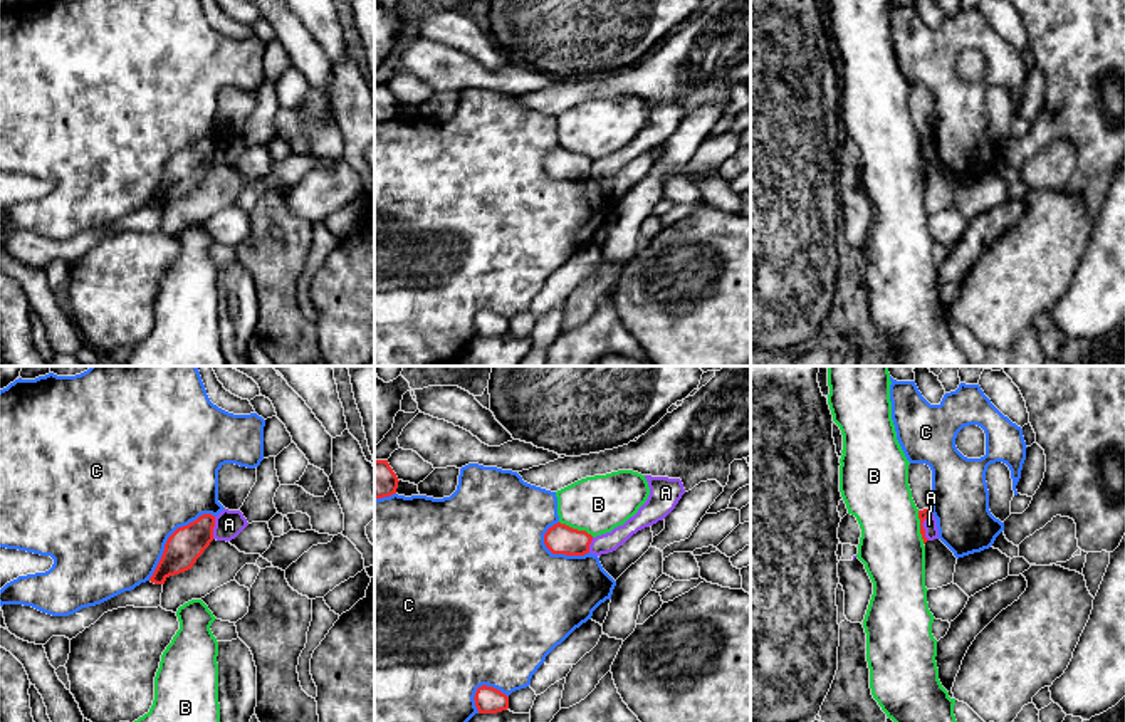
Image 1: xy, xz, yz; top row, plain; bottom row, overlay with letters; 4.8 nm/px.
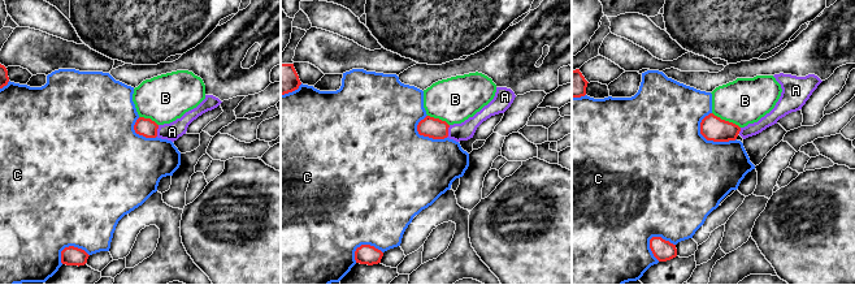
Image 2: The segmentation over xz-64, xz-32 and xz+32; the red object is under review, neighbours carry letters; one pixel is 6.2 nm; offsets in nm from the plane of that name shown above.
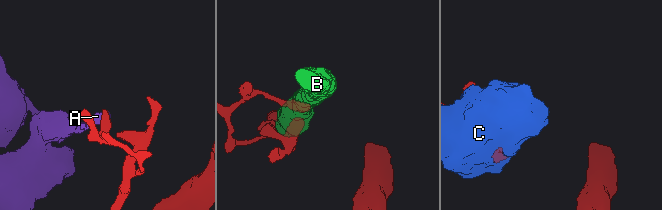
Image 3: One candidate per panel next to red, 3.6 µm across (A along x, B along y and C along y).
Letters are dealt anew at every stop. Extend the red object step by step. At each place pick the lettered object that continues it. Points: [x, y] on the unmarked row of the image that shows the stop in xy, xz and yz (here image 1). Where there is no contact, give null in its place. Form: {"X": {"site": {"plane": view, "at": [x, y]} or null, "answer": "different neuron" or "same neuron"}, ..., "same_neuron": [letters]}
{"A": {"site": {"plane": "yz", "at": [922, 150]}, "answer": "different neuron"}, "B": {"site": {"plane": "xz", "at": [576, 153]}, "answer": "different neuron"}, "C": {"site": {"plane": "xy", "at": [170, 160]}, "answer": "different neuron"}, "same_neuron": []}

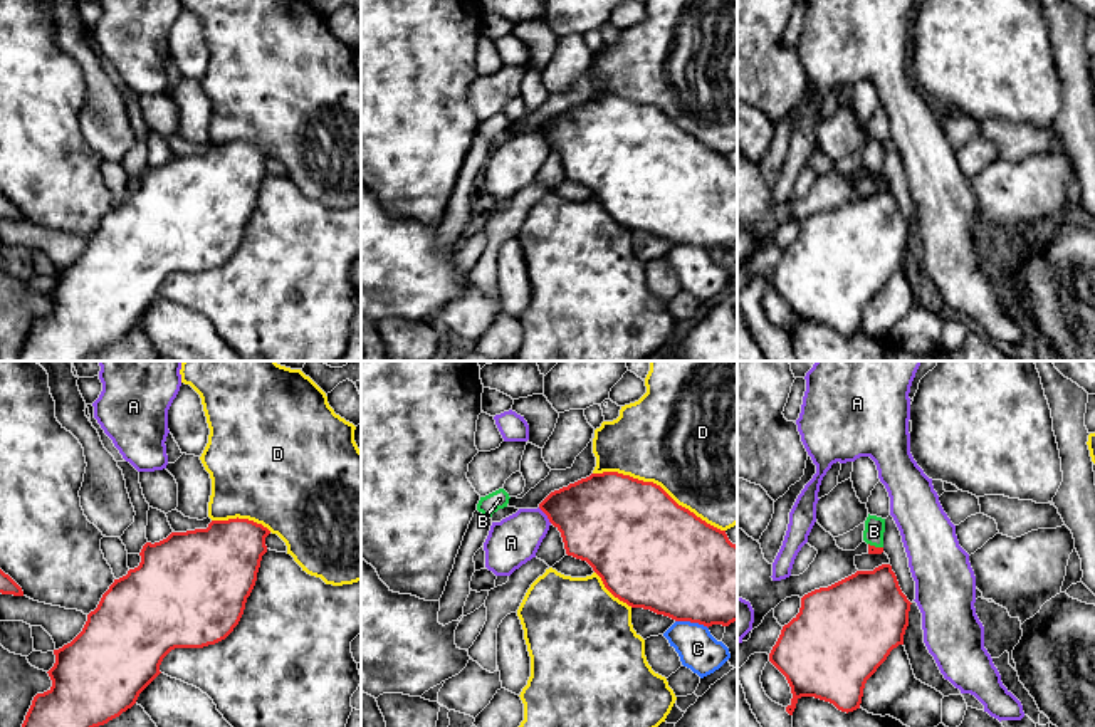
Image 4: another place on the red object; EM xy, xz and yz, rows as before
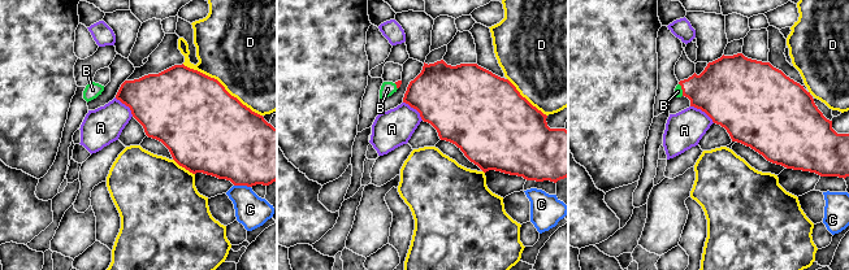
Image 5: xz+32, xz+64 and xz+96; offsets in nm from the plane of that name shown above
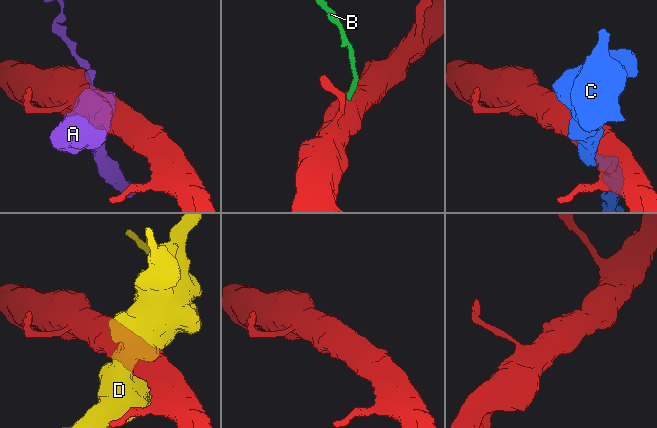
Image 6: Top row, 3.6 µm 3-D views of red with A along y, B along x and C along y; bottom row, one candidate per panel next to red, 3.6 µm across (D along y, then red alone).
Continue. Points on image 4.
{"A": {"site": {"plane": "xz", "at": [546, 138]}, "answer": "different neuron"}, "B": {"site": {"plane": "yz", "at": [874, 170]}, "answer": "same neuron"}, "C": {"site": {"plane": "xz", "at": [692, 245]}, "answer": "different neuron"}, "D": {"site": {"plane": "xz", "at": [659, 109]}, "answer": "different neuron"}, "same_neuron": ["B"]}

